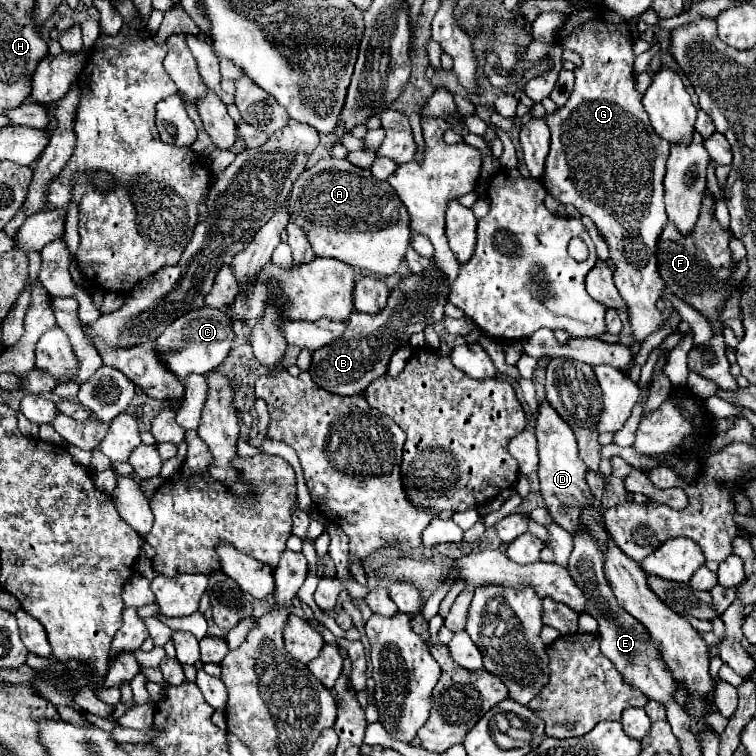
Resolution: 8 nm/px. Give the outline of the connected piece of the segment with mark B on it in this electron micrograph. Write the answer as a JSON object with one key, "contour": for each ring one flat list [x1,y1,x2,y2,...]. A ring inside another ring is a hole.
{"contour":[[430,259,430,267,424,275,406,275,390,293,388,305,378,315,362,315,352,313,348,319,348,329,342,337,334,339,334,343,312,353,310,375,314,383,322,389,338,395,358,395,362,393,370,381,382,377,388,371,390,357,402,345,408,345,410,335,420,333,428,327,428,319,442,321,444,305,448,303,448,283,442,279,438,267,434,267,434,259]]}

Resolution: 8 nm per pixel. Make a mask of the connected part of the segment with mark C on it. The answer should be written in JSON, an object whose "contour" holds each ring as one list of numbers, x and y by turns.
{"contour":[[202,307,202,309,194,309,186,315,182,315,182,319,176,319,174,323,170,323,170,327,166,327,166,331,156,339,156,347,158,347,162,361,168,365,168,369,178,379,184,379,190,373,204,375,204,373,216,369,228,357,232,339,234,339,234,331,232,331,230,315,220,309]]}

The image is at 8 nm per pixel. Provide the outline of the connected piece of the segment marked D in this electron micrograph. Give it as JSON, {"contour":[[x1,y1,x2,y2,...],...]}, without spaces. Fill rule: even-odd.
{"contour":[[548,401,540,403,534,433,536,433,536,439,538,439,538,455,540,455,540,467,538,467,540,495,546,503,546,509,550,511,552,519,560,527,564,527,570,535,574,535,574,531,578,529,578,517,580,517,582,505,594,503,594,497,590,497,588,485,584,481,588,467,578,457,574,433,570,431,566,421,562,421,562,417,554,411,554,407,550,407],[570,503,576,503,576,505,570,505]]}

